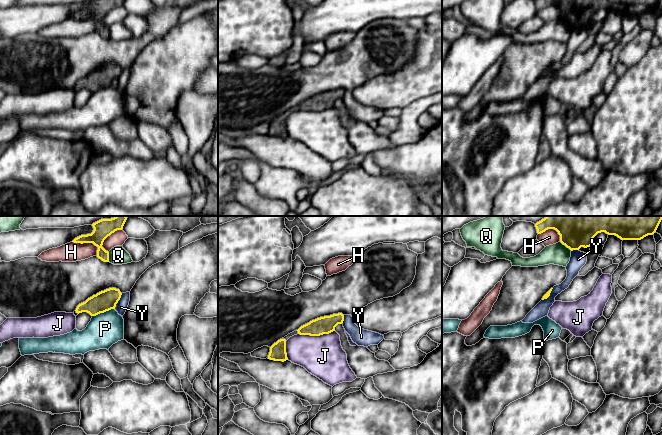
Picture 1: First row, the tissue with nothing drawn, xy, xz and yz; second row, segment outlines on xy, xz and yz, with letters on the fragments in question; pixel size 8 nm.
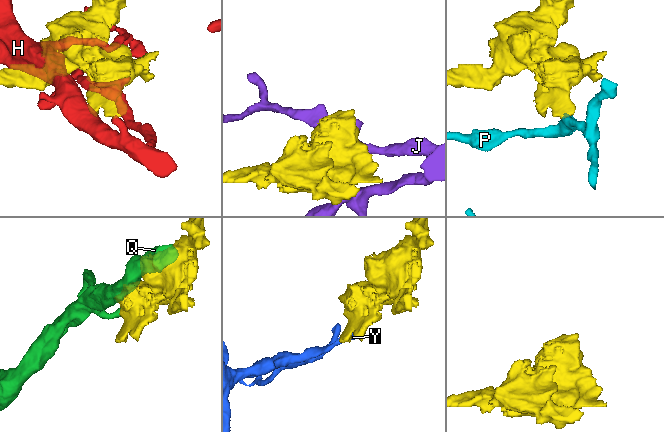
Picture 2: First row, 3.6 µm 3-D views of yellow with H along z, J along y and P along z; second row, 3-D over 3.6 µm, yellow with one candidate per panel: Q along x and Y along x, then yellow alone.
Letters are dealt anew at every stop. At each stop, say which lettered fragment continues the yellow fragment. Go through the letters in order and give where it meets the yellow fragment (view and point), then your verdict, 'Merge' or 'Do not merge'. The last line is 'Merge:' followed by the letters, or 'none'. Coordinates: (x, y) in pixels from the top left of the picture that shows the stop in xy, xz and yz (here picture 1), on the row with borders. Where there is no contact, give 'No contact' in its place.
H: Touches yellow at xy (89, 242). Do not merge
J: Touches yellow at xz (316, 335). Do not merge
P: Touches yellow at xy (103, 312). Do not merge
Q: Touches yellow at yz (566, 246). Do not merge
Y: Touches yellow at xy (118, 300). Do not merge
Merge: none

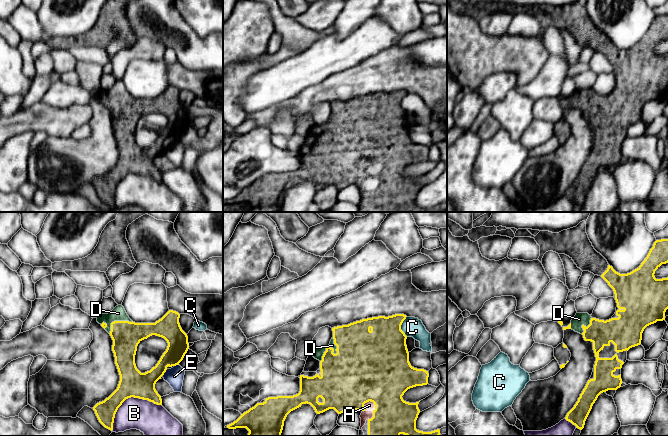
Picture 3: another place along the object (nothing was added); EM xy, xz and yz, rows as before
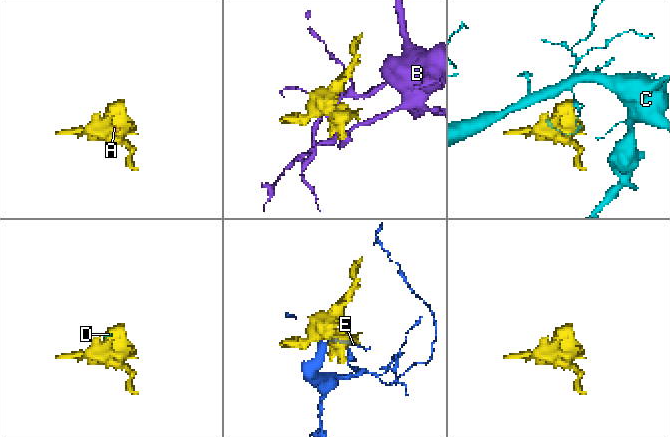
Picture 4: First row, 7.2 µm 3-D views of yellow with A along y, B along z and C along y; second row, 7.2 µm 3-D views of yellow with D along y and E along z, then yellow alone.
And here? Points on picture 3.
A: Touches yellow at xz (370, 400). Merge
B: Touches yellow at xy (128, 397). Do not merge
C: Touches yellow at xz (400, 326). Do not merge
D: Touches yellow at xy (116, 321). Merge
E: Touches yellow at xy (165, 371). Do not merge
Merge: A, D

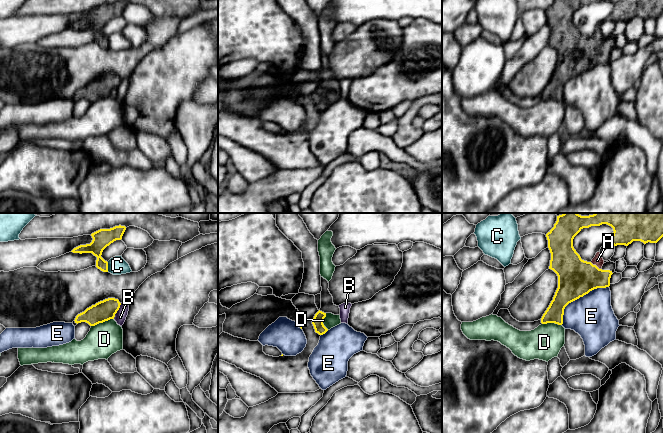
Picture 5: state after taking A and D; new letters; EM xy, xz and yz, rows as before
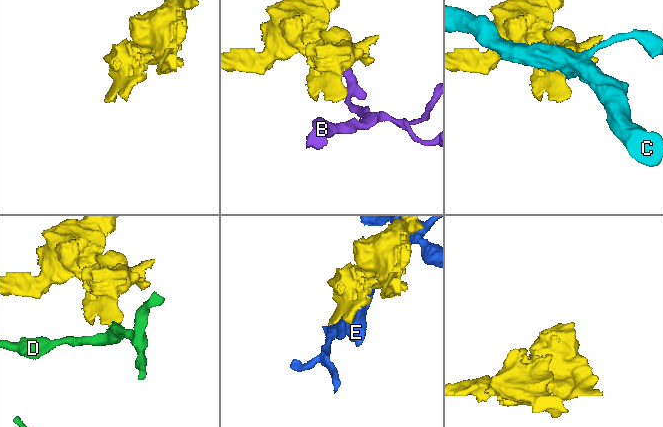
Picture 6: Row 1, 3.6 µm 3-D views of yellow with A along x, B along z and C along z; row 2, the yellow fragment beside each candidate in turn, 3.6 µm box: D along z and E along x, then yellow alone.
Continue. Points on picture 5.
A: Touches yellow at yz (595, 265). Merge
B: Touches yellow at xy (117, 310). Do not merge
C: Touches yellow at xy (107, 267). Do not merge
D: Touches yellow at xy (102, 322). Do not merge
E: Touches yellow at yz (578, 298). Do not merge
Merge: A

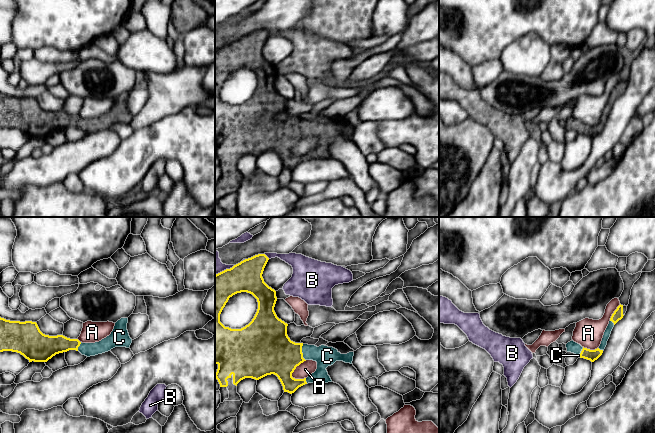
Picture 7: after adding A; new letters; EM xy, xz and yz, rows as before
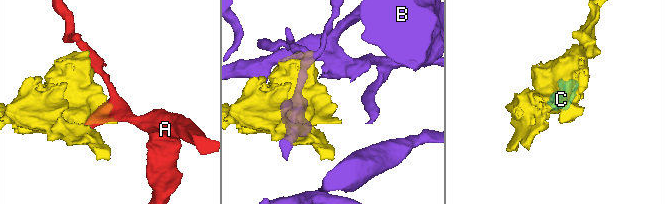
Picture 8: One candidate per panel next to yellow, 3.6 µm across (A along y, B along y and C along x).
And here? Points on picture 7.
A: Touches yellow at xz (295, 368). Do not merge
B: Touches yellow at xz (266, 256). Do not merge
C: Touches yellow at xz (301, 352). Merge
Merge: C

